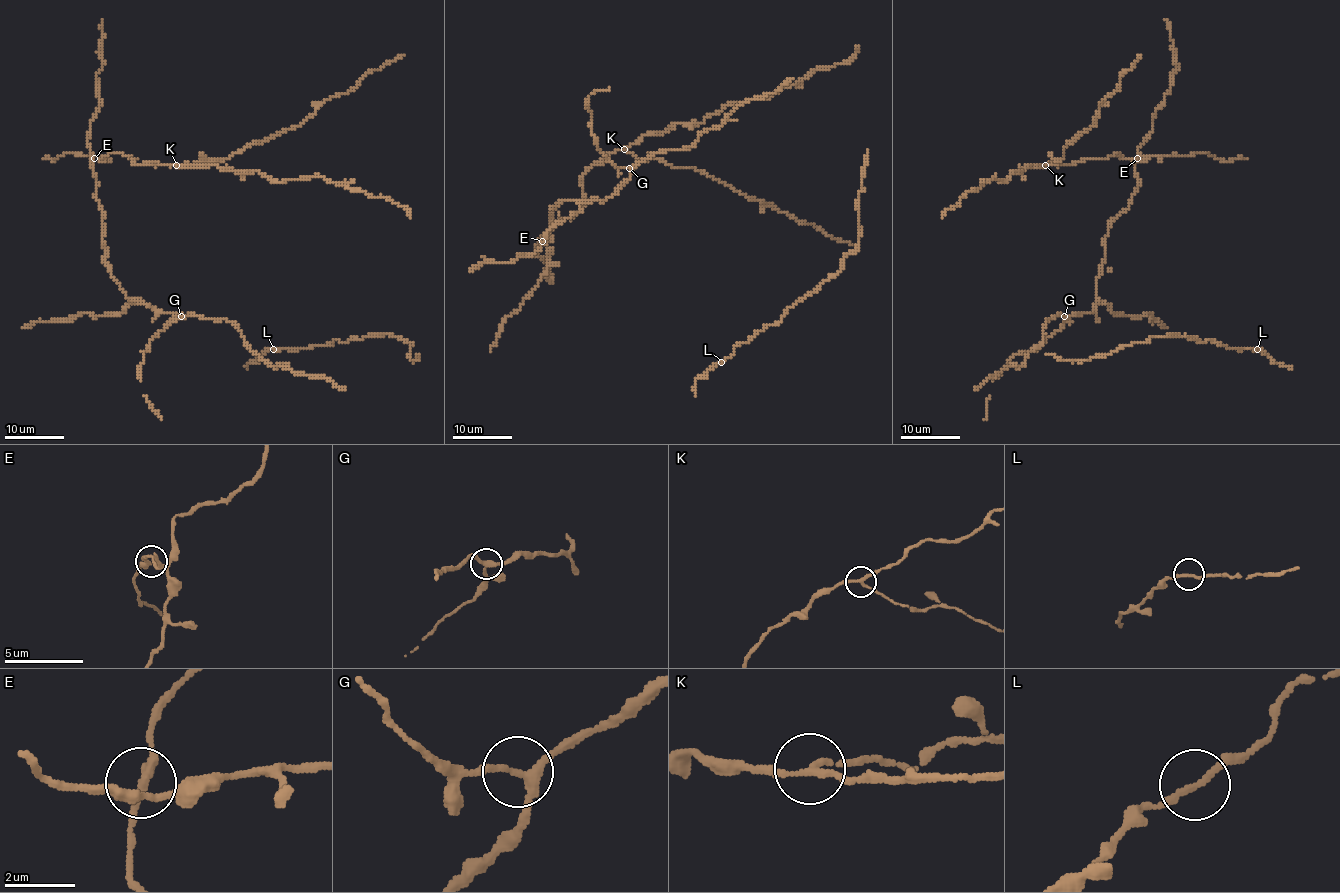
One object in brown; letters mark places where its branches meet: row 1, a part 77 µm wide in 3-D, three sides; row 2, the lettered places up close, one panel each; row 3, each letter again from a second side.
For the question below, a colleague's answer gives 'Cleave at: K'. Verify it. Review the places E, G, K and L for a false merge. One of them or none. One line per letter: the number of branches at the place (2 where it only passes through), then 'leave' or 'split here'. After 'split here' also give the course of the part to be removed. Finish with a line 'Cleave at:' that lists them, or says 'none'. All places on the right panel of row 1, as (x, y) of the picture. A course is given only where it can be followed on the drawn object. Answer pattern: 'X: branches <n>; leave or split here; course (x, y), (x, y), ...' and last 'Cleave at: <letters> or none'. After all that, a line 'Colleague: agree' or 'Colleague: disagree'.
E: branches 3; leave
G: branches 3; leave
K: branches 3; split here; course (1045, 165), (1063, 158), (1064, 148), (1094, 124), (1100, 103), (1141, 56)
L: branches 2; leave
Cleave at: K
Colleague: agree

